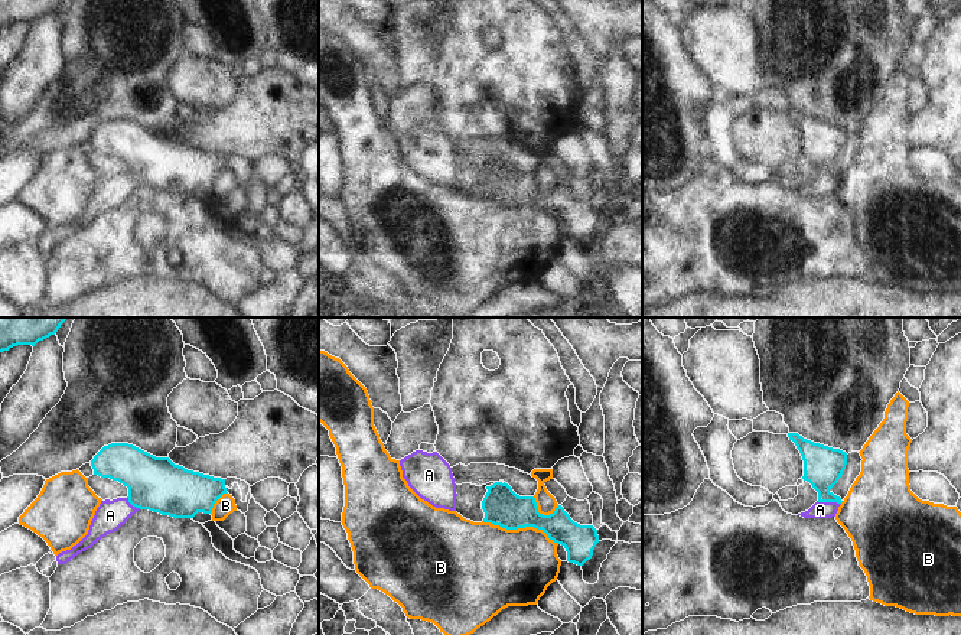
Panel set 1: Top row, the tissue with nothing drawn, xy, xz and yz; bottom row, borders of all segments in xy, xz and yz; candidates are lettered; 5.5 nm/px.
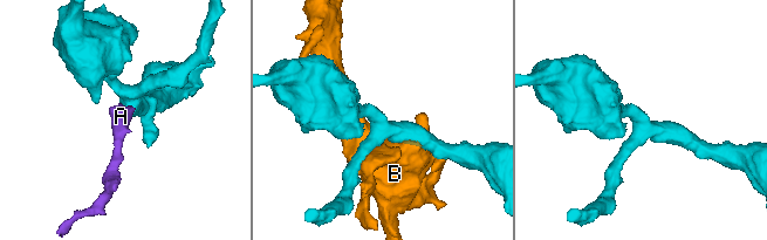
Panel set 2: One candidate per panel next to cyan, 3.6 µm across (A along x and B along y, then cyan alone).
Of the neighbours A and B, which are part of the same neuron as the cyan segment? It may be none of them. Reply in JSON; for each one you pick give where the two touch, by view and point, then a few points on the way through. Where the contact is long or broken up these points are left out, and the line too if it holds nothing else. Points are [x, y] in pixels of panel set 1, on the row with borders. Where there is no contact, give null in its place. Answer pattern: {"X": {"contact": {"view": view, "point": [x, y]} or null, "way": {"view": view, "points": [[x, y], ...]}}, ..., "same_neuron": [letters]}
{"A": {"contact": {"view": "yz", "point": [828, 501]}, "way": {"view": "yz", "points": [[823, 466], [823, 492], [828, 501], [820, 510]]}}, "same_neuron": ["A"]}

